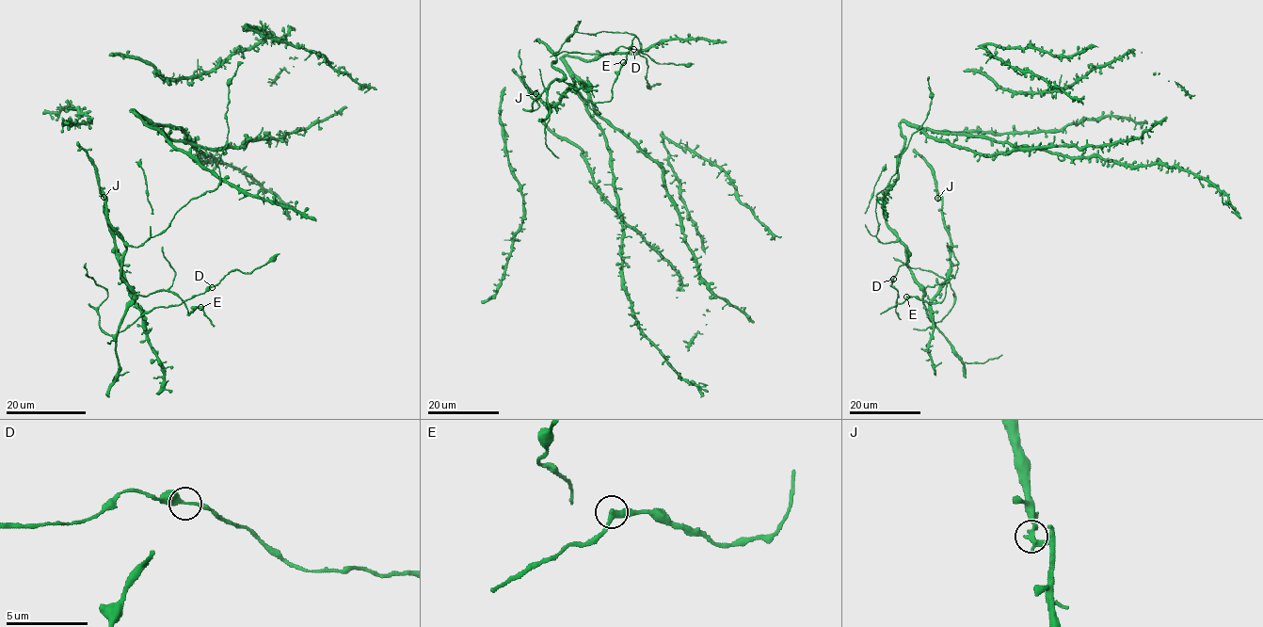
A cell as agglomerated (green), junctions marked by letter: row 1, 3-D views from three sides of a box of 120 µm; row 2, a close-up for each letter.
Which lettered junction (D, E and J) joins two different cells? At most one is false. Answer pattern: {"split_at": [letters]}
{"split_at": []}

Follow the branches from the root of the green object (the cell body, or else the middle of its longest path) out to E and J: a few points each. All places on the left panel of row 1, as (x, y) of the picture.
E: (171, 220), (139, 246), (125, 246), (120, 276), (135, 296), (170, 291), (184, 303), (188, 314), (200, 307)
J: (171, 220), (139, 246), (125, 246), (120, 276), (140, 310), (117, 251), (103, 197)

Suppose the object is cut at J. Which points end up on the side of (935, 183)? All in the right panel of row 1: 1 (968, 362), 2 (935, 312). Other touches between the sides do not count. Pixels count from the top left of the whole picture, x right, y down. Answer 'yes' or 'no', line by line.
1: yes
2: no

